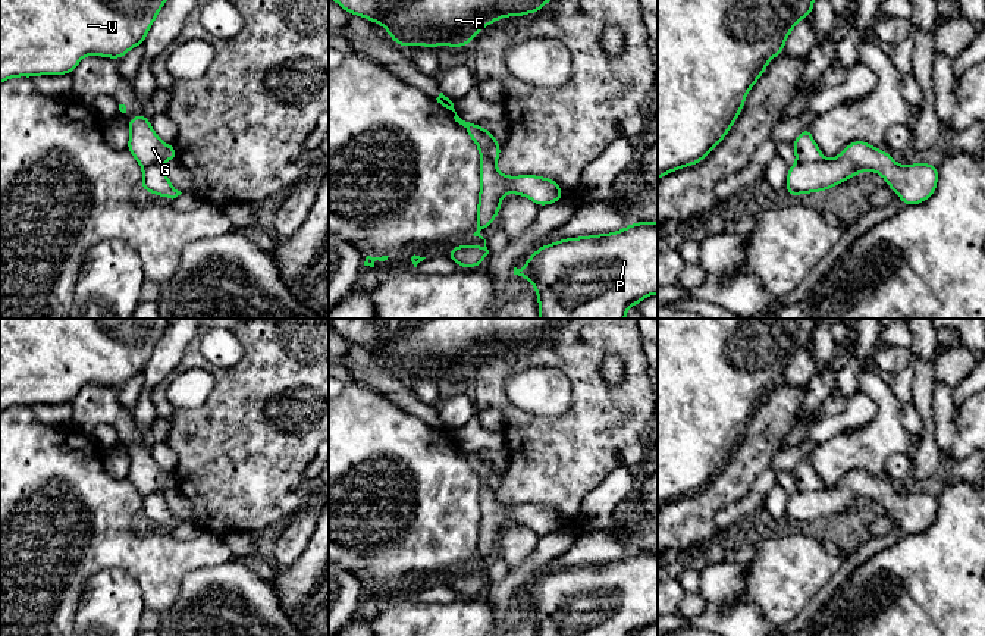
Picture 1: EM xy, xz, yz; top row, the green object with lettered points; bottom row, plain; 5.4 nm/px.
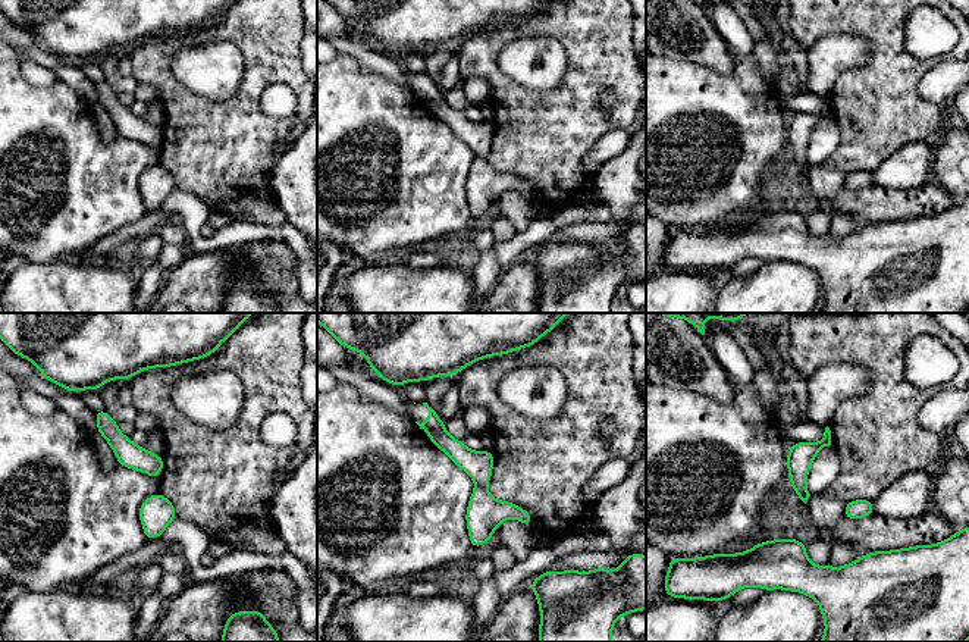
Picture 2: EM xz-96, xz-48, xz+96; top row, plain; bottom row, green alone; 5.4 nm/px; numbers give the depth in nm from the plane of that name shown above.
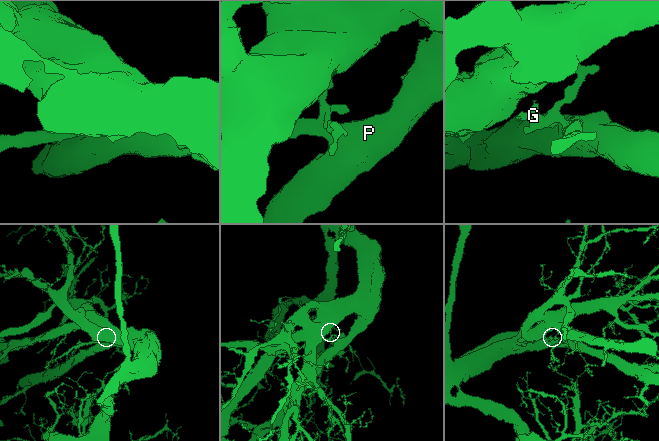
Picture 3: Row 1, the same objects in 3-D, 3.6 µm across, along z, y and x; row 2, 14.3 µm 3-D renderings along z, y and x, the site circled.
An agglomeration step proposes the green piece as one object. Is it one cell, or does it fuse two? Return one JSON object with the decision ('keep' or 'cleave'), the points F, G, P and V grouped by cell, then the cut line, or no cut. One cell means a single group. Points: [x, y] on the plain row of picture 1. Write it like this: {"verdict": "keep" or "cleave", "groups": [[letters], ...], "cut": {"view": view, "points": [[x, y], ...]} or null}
{"verdict": "cleave", "groups": [["F", "P", "V"], ["G"]], "cut": {"view": "yz", "points": [[797, 489], [824, 491]]}}

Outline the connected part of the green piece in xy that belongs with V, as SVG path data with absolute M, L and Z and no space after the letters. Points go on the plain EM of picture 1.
M0 319L0 413L16 405L72 404L82 386L122 388L144 372L170 319Z

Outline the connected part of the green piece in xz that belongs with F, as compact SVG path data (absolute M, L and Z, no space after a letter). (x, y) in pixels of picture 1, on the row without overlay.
M329 319L346 342L382 353L404 379L408 373L459 377L496 348L539 341L562 319Z

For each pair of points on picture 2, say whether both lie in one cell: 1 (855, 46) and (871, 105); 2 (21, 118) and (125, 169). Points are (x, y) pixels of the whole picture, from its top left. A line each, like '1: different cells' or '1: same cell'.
1: different cells
2: same cell

